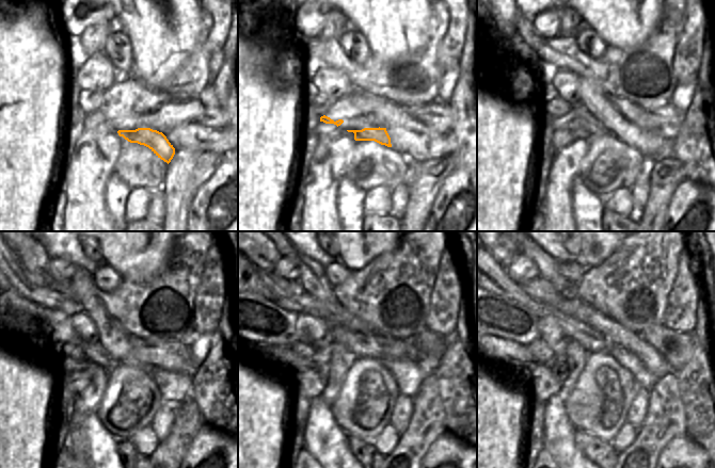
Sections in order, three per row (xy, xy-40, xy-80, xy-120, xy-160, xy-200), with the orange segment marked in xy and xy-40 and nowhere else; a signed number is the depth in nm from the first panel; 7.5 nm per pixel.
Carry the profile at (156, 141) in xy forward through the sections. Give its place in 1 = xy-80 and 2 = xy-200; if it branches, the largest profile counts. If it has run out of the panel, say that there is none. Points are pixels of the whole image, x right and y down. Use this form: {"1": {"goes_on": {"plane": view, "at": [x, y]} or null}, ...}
{"1": {"goes_on": {"plane": "xy-80", "at": [582, 128]}}, "2": {"goes_on": {"plane": "xy-200", "at": [511, 354]}}}

